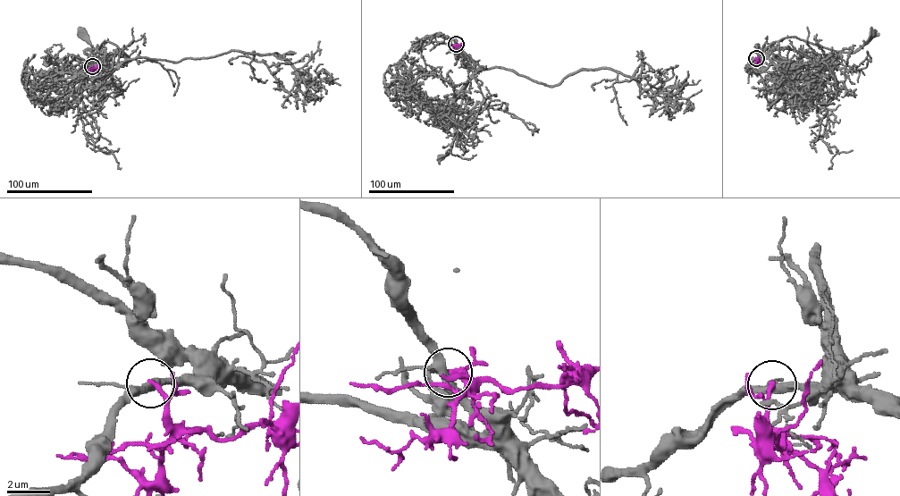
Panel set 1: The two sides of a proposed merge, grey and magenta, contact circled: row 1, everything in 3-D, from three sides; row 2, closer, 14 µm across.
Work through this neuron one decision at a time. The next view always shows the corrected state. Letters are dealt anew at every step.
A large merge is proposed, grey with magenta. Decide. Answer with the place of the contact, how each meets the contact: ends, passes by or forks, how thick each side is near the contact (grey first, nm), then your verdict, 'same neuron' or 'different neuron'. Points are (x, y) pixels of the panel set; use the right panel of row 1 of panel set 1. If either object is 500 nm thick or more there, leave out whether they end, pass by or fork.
at (756, 58); grey forks there; magenta passes by; 320 nm thick on the grey side, 150 nm on the other; different neuron

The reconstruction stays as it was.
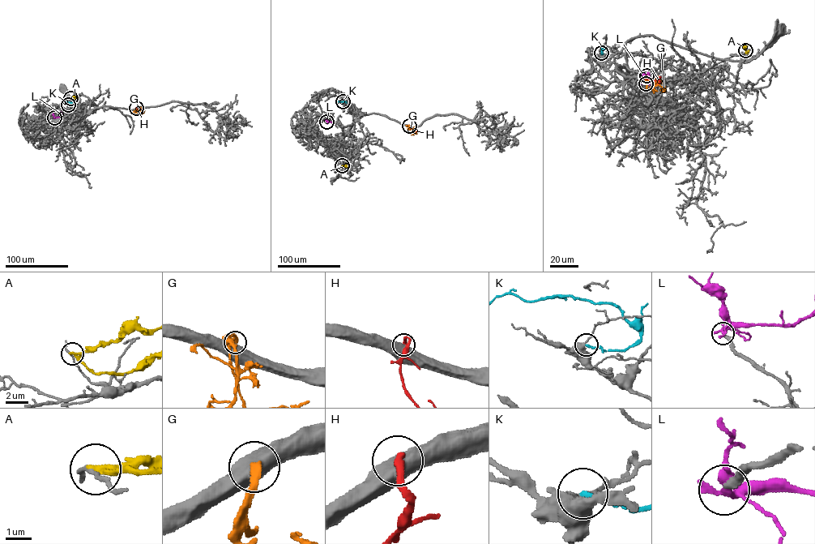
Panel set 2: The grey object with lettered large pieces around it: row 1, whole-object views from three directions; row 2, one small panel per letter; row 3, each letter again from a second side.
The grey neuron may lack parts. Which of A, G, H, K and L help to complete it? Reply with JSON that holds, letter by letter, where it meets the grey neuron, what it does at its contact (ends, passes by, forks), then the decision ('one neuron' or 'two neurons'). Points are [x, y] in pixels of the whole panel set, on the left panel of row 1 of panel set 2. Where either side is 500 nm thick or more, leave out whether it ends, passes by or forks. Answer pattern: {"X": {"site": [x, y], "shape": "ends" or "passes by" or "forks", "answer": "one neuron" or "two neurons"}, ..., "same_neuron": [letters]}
{"A": {"site": [70, 98], "shape": "passes by", "answer": "two neurons"}, "G": {"site": [136, 108], "answer": "two neurons"}, "H": {"site": [136, 108], "answer": "two neurons"}, "K": {"site": [68, 104], "shape": "ends", "answer": "two neurons"}, "L": {"site": [54, 117], "shape": "passes by", "answer": "one neuron"}, "same_neuron": ["L"]}

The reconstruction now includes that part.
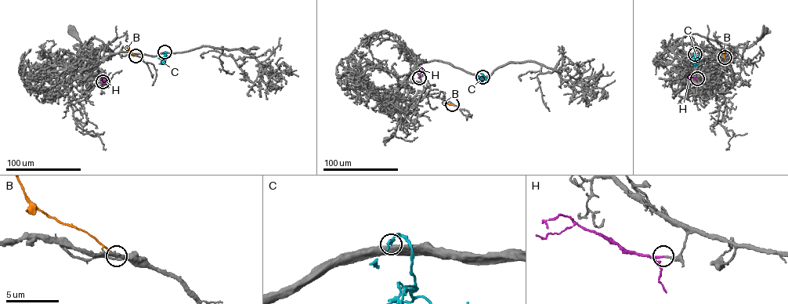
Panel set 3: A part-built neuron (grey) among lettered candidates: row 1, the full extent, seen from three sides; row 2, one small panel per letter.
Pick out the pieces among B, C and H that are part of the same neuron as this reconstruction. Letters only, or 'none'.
H

